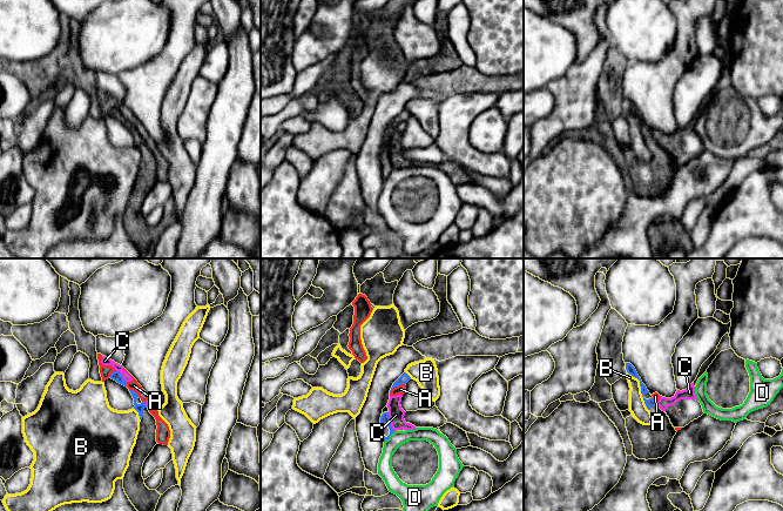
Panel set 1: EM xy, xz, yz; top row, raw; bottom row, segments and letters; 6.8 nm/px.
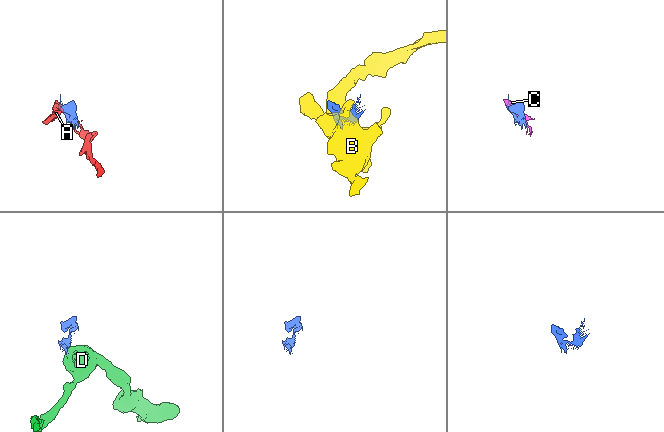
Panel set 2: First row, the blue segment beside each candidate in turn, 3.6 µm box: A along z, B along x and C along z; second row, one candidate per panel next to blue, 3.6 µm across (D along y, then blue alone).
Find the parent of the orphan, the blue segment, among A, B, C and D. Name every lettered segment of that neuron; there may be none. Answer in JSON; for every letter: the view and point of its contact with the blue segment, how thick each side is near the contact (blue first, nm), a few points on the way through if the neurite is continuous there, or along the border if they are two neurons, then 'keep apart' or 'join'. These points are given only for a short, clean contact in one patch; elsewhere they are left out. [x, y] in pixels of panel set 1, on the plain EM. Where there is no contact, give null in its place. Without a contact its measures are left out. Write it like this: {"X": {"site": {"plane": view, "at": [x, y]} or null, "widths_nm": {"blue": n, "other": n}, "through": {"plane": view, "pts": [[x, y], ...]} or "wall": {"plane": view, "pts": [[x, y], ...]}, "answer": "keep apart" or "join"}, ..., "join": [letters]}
{"A": {"site": {"plane": "xz", "at": [396, 122]}, "widths_nm": {"blue": 70, "other": 60}, "wall": {"plane": "xz", "pts": [[404, 120], [395, 123], [390, 129]]}, "answer": "keep apart"}, "B": {"site": {"plane": "yz", "at": [641, 127]}, "widths_nm": {"blue": 70, "other": 120}, "wall": {"plane": "yz", "pts": [[627, 108], [639, 118], [640, 129], [648, 147]]}, "answer": "keep apart"}, "C": {"site": {"plane": "xz", "at": [389, 159]}, "widths_nm": {"blue": 60, "other": 110}, "answer": "keep apart"}, "D": {"site": {"plane": "xz", "at": [389, 173]}, "widths_nm": {"blue": 60, "other": 110}, "wall": {"plane": "xz", "pts": [[395, 168], [384, 179]]}, "answer": "keep apart"}, "join": []}

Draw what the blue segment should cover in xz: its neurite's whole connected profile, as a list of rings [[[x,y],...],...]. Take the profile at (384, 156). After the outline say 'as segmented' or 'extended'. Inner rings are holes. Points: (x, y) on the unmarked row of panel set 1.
[[[385,143],[383,146],[383,150],[380,154],[380,162],[382,162],[382,168],[383,168],[382,175],[385,179],[394,169],[394,167],[392,166],[391,160],[390,160],[389,144],[387,143]]]; extended

